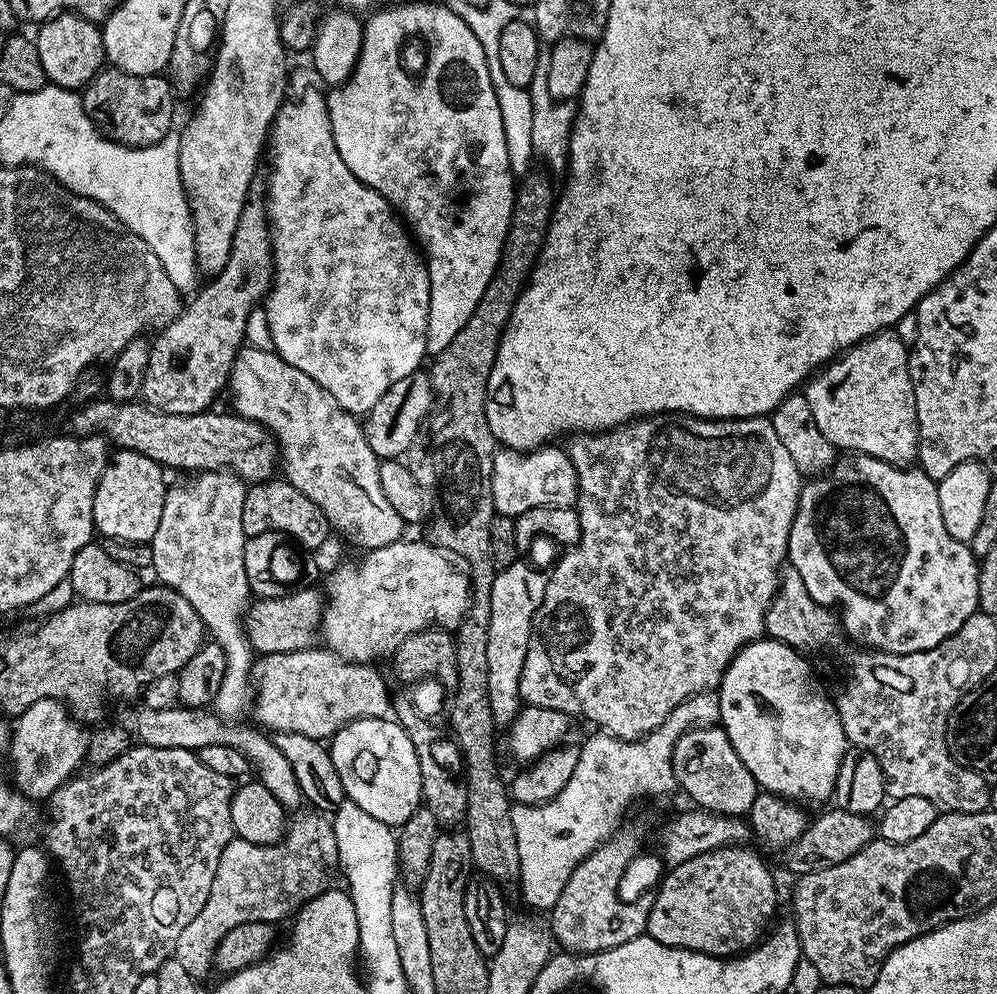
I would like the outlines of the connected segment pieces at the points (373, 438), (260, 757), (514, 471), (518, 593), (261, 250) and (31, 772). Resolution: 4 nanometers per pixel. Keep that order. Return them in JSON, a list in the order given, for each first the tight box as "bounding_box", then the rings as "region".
[{"bounding_box":[362,370,434,458],"region":[[[418,370],[406,378],[394,382],[378,402],[363,417],[362,427],[364,437],[374,450],[374,454],[381,458],[400,458],[403,452],[416,440],[416,435],[421,435],[426,421],[434,411],[434,397],[432,394],[432,377],[427,371]]]},{"bounding_box":[119,706,303,810],"region":[[[143,706],[137,707],[138,710],[128,710],[120,718],[119,723],[121,727],[133,737],[137,736],[137,741],[146,745],[152,745],[155,748],[176,748],[186,749],[188,751],[199,751],[206,746],[230,746],[232,749],[238,750],[244,757],[249,759],[249,763],[253,769],[258,770],[258,780],[262,783],[271,793],[274,793],[278,798],[281,805],[285,809],[292,810],[292,808],[299,809],[303,801],[302,792],[297,784],[294,770],[288,762],[288,758],[282,754],[275,741],[259,727],[251,726],[252,728],[244,725],[244,722],[231,722],[225,720],[221,716],[217,716],[215,711],[205,708],[185,708],[183,706],[173,706],[171,708],[146,708]]]},{"bounding_box":[492,446,580,517],"region":[[[537,446],[526,452],[501,447],[492,463],[492,497],[497,513],[518,517],[531,508],[571,508],[580,498],[580,475],[563,447]]]},{"bounding_box":[486,562,548,726],"region":[[[517,562],[497,571],[494,586],[490,590],[490,630],[486,638],[486,678],[490,682],[490,710],[497,725],[508,726],[520,713],[522,701],[520,699],[520,679],[522,666],[526,666],[526,650],[530,646],[532,623],[536,620],[538,606],[542,606],[542,598],[546,594],[548,576],[538,569],[531,568],[525,562]]]},{"bounding_box":[143,191,274,416],"region":[[[259,191],[248,194],[242,214],[238,218],[238,230],[234,230],[232,253],[226,266],[217,276],[211,277],[191,297],[192,300],[183,305],[182,311],[175,320],[165,324],[155,333],[156,341],[151,341],[148,349],[148,369],[144,374],[143,403],[158,412],[166,414],[186,414],[193,416],[199,412],[207,412],[213,407],[216,395],[225,391],[232,374],[232,363],[236,353],[245,343],[244,331],[250,312],[267,297],[272,289],[274,267],[272,264],[272,229],[268,226],[268,210],[266,200]]]},{"bounding_box":[10,698,90,802],"region":[[[42,698],[38,702],[34,702],[34,706],[30,706],[22,715],[20,715],[10,732],[10,780],[24,797],[33,802],[39,802],[39,800],[41,800],[41,802],[47,801],[63,784],[68,783],[69,780],[77,775],[76,767],[78,767],[80,763],[82,765],[85,763],[88,754],[88,742],[90,736],[87,731],[84,733],[84,728],[85,725],[77,720],[76,717],[68,711],[65,705],[61,704],[59,700],[51,700],[50,698]]]}]

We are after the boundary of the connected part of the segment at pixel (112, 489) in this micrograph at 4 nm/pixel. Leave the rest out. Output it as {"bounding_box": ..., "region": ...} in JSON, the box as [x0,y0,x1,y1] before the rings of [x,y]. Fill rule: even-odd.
{"bounding_box":[94,450,165,544],"region":[[[120,450],[104,465],[94,494],[94,528],[101,537],[146,544],[151,542],[162,519],[165,469],[137,452]]]}

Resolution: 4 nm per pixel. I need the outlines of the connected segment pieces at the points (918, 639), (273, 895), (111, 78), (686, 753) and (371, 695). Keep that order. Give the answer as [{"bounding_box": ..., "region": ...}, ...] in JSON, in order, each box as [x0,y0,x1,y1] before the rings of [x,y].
[{"bounding_box":[788,454,979,656],"region":[[[844,454],[827,472],[809,479],[801,487],[800,501],[794,522],[790,526],[790,542],[788,543],[788,560],[791,567],[802,574],[802,582],[814,598],[814,602],[824,604],[831,609],[838,609],[838,615],[842,621],[842,628],[849,637],[861,640],[861,645],[881,652],[893,652],[901,656],[911,652],[925,652],[934,646],[938,646],[950,634],[966,622],[979,609],[979,572],[978,558],[973,554],[971,547],[965,541],[954,538],[950,530],[946,530],[946,522],[942,522],[942,510],[938,507],[937,481],[932,480],[918,466],[899,468],[893,464],[882,462],[873,456],[859,454]]]},{"bounding_box":[174,811,340,978],"region":[[[301,811],[301,816],[293,824],[291,821],[287,825],[283,838],[276,844],[255,844],[233,838],[226,850],[222,850],[222,858],[218,858],[218,870],[210,886],[210,898],[206,898],[206,906],[198,910],[198,915],[187,924],[186,930],[178,934],[178,942],[174,949],[175,959],[180,960],[182,966],[186,966],[191,976],[201,978],[200,976],[206,975],[208,971],[213,971],[216,948],[222,942],[222,938],[226,938],[226,934],[234,930],[234,926],[242,926],[251,920],[261,920],[267,924],[281,922],[280,920],[284,919],[287,921],[295,917],[303,904],[333,887],[332,871],[337,871],[340,859],[332,821],[318,811],[307,811]]]},{"bounding_box":[82,66,173,146],"region":[[[108,66],[97,72],[92,83],[83,89],[82,99],[86,114],[109,140],[147,146],[158,143],[166,133],[173,131],[172,92],[173,85],[163,75],[139,76]]]},{"bounding_box":[672,726,758,817],"region":[[[701,726],[683,732],[672,751],[672,775],[675,783],[693,800],[693,805],[723,816],[747,817],[758,791],[756,780],[746,770],[738,750],[720,726]]]},{"bounding_box":[253,646,393,741],"region":[[[326,646],[261,655],[253,663],[255,723],[272,734],[292,733],[327,741],[342,726],[362,718],[393,719],[393,693],[372,664],[343,660]]]}]

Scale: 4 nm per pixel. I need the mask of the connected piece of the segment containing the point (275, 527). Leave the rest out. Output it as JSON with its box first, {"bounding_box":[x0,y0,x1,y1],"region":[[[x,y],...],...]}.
{"bounding_box":[242,478,330,550],"region":[[[273,478],[248,488],[246,502],[242,502],[242,530],[245,537],[263,532],[285,532],[304,548],[317,550],[327,542],[330,525],[326,514],[322,514],[322,510],[318,510],[318,506],[314,506],[314,502],[310,502],[302,490],[283,478]]]}

